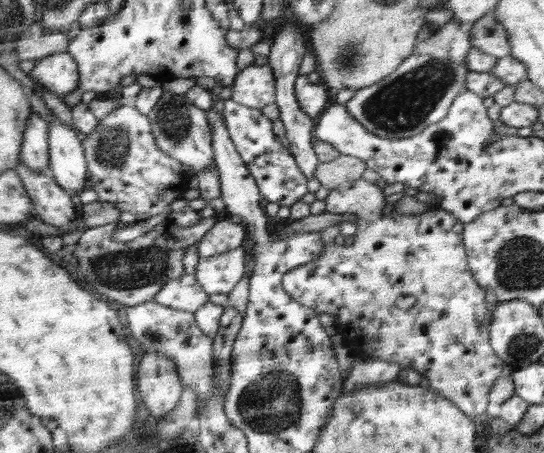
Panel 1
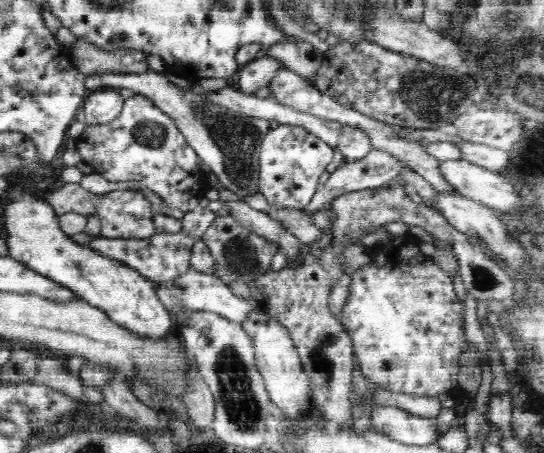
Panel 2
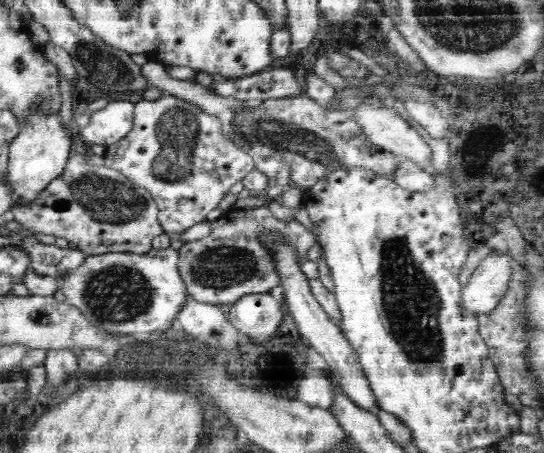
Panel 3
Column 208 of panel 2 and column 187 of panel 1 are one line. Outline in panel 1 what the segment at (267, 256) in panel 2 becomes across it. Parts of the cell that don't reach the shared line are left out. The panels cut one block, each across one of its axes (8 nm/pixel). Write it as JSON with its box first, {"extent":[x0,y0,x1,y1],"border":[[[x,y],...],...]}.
{"extent":[72,217,218,306],"border":[[[202,217],[192,226],[183,227],[168,219],[165,223],[154,226],[143,236],[125,243],[112,241],[112,232],[119,226],[119,221],[102,226],[84,229],[77,234],[76,246],[72,254],[78,260],[80,282],[92,288],[98,295],[117,300],[122,305],[136,306],[153,300],[161,288],[171,280],[178,280],[184,272],[182,258],[192,244],[198,244],[218,218]]]}

